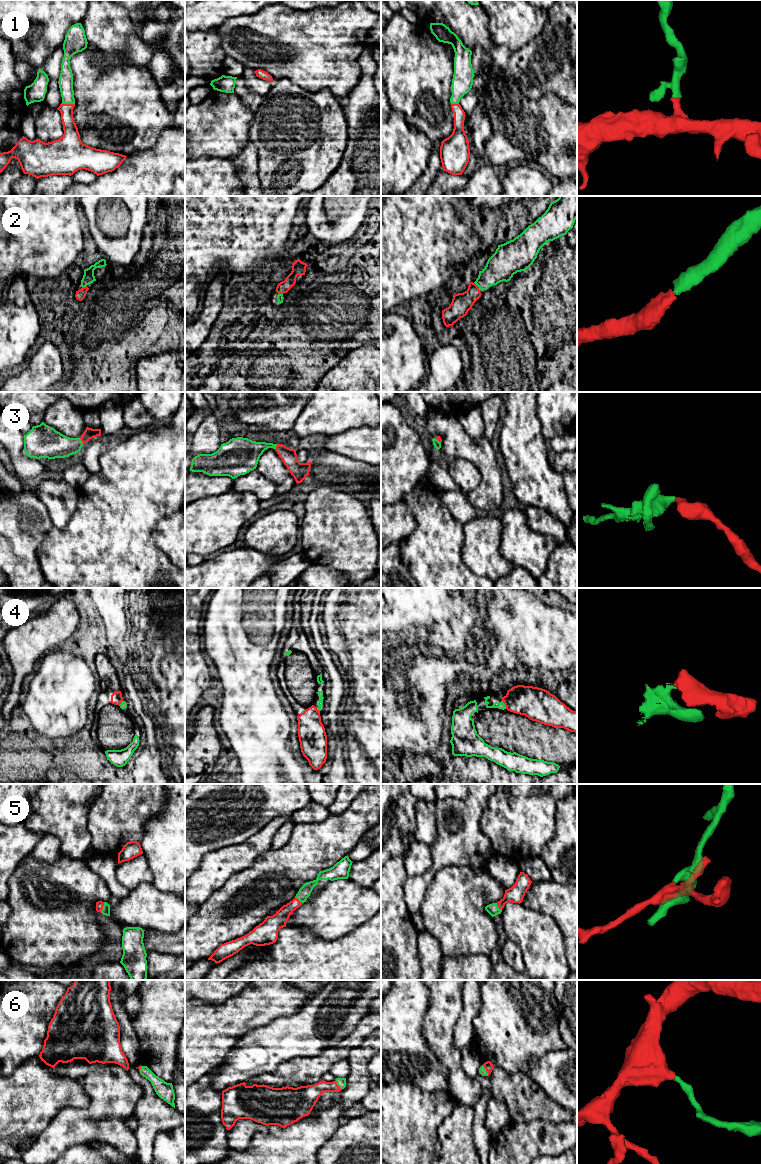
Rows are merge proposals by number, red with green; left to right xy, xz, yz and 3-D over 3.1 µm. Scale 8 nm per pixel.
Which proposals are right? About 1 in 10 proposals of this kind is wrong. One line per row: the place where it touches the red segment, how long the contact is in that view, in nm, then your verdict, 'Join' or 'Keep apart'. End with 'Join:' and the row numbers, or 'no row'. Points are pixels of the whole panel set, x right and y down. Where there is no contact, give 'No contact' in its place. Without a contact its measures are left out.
1: Touches red at xy (68, 104). Shared border 110 nm. Join
2: Touches red at yz (477, 286). Shared border 80 nm. Join
3: Touches red at xy (81, 440). Shared border 60 nm. Join
4: Touches red at yz (504, 703). Shared border 80 nm. Join
5: Touches red at xy (102, 907). Shared border 90 nm. Join
6: Touches red at yz (486, 1070). Shared border 100 nm. Join
Join: 1, 2, 3, 4, 5, 6

